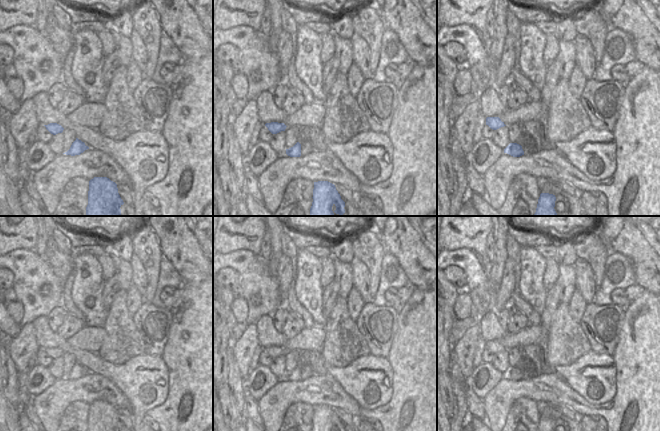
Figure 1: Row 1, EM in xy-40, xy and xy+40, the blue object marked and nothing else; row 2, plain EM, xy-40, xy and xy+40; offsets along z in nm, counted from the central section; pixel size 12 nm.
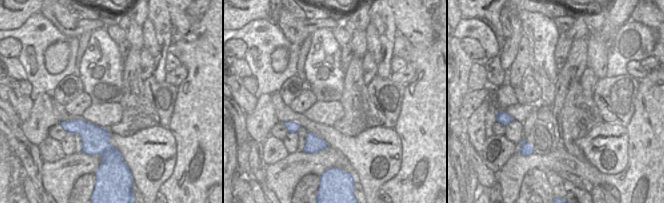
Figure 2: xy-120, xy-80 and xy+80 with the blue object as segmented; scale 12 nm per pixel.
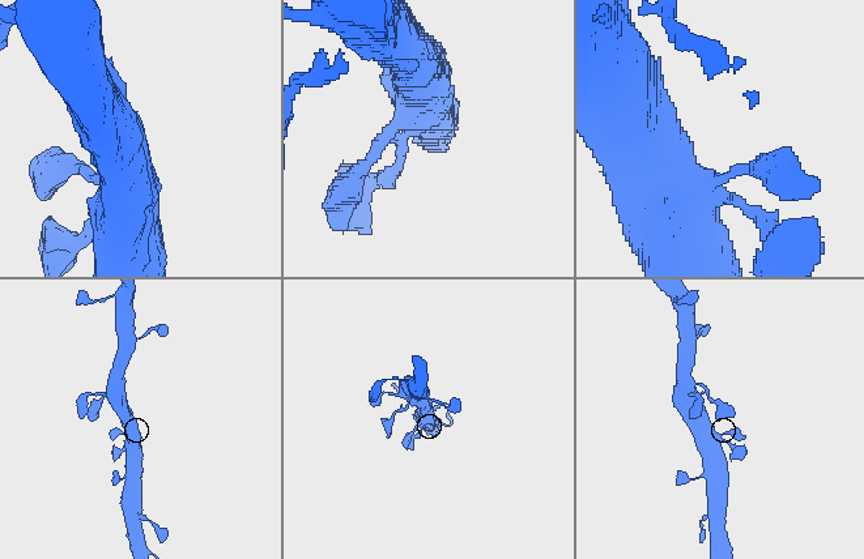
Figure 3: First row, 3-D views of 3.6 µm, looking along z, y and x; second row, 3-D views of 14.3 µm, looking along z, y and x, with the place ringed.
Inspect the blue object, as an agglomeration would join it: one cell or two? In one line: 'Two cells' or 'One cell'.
One cell

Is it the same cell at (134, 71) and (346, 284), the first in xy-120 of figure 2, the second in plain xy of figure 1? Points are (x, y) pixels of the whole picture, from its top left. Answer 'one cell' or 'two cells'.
two cells

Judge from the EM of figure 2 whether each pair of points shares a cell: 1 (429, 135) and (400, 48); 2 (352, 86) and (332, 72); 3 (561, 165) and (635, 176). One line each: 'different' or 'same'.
1: different
2: different
3: same

